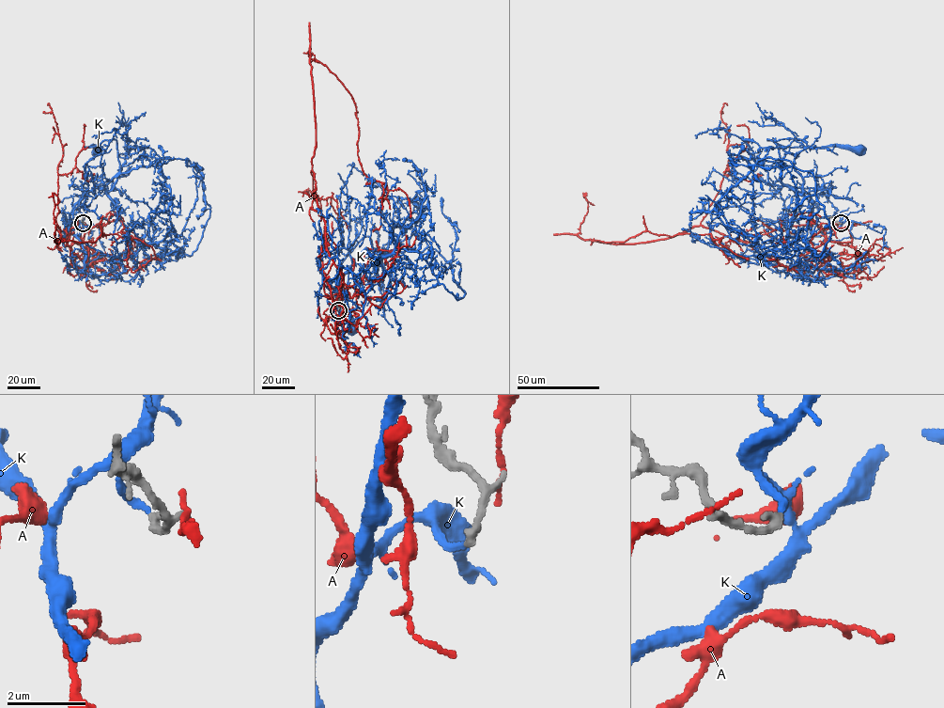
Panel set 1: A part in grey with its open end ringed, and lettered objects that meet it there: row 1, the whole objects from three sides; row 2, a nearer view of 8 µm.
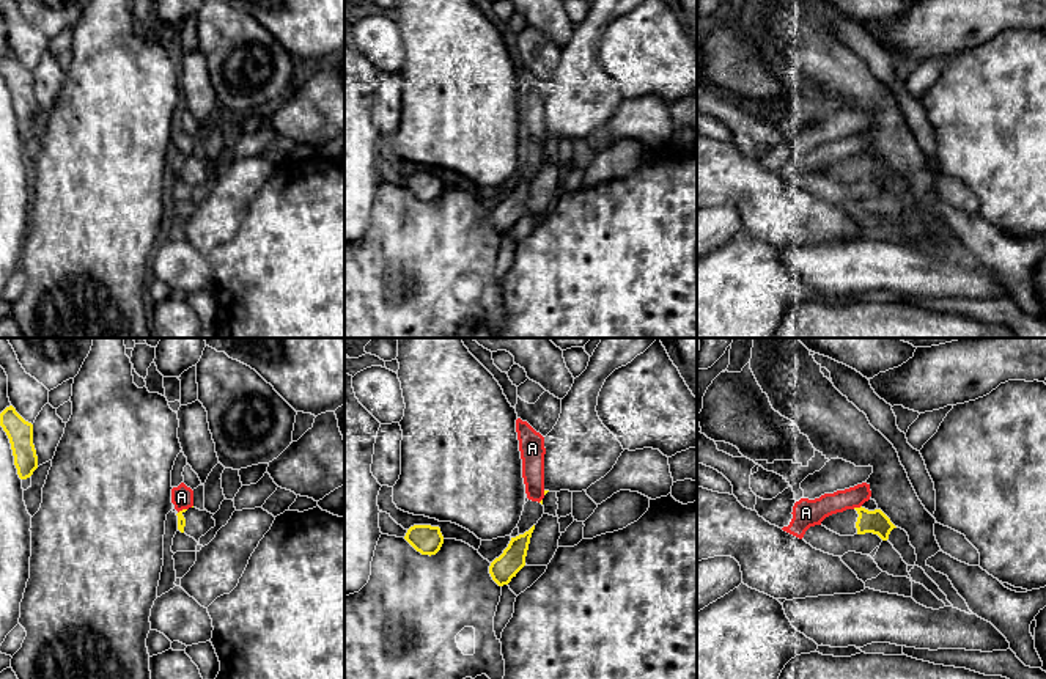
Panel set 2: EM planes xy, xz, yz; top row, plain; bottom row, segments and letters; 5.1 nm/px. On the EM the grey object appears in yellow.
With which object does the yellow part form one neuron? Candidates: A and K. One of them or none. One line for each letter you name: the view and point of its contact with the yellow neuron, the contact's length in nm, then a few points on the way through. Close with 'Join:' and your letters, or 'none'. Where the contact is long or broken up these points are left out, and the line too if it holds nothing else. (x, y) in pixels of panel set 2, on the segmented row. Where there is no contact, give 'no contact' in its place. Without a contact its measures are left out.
K: no contact
Join: K

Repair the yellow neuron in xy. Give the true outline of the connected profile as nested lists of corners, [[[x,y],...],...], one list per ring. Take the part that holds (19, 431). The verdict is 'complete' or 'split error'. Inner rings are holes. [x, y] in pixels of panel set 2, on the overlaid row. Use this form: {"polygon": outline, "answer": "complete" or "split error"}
{"polygon": [[[13,406],[0,413],[0,426],[6,432],[17,475],[27,479],[38,468],[38,456],[33,445],[33,424],[25,421]]], "answer": "complete"}

